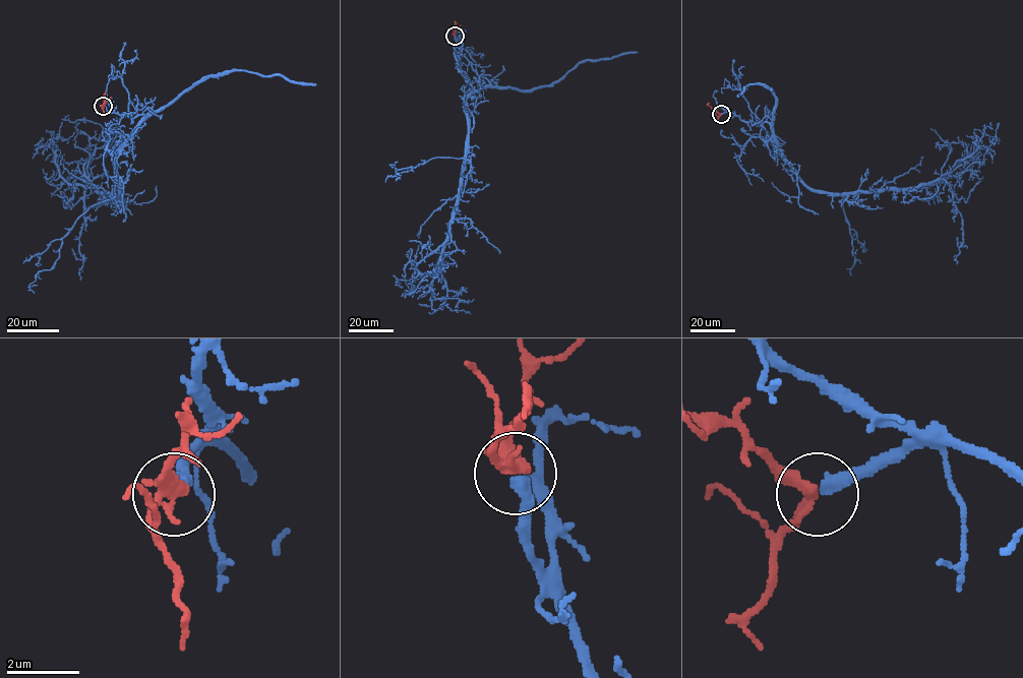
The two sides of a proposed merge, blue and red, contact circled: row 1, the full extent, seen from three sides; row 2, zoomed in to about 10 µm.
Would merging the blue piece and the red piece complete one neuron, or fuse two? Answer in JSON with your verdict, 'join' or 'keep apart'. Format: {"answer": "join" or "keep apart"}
{"answer": "join"}

